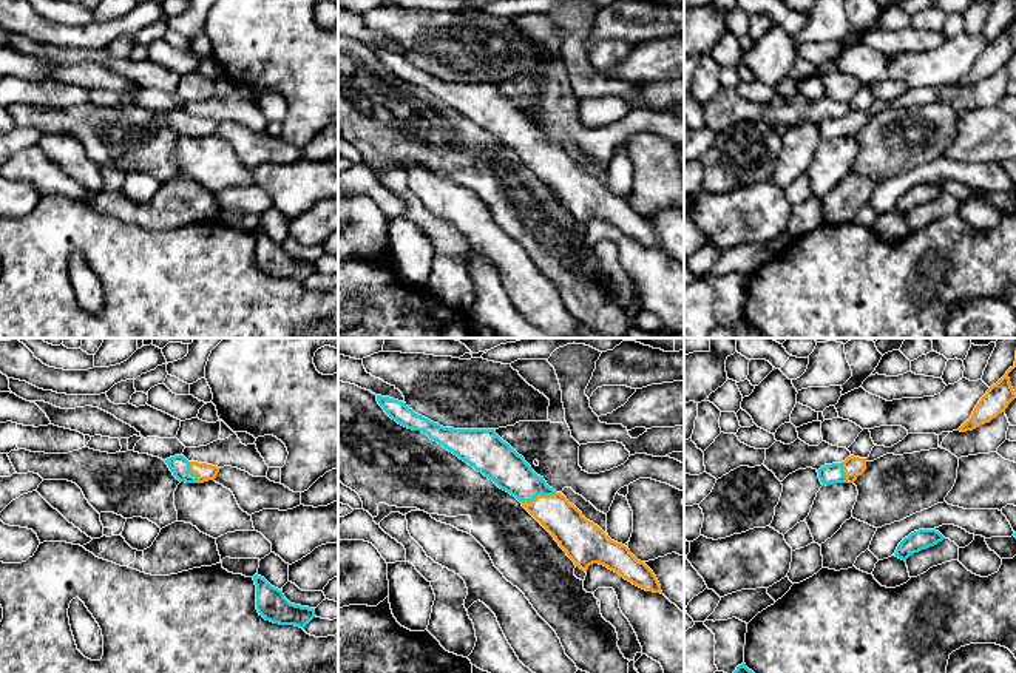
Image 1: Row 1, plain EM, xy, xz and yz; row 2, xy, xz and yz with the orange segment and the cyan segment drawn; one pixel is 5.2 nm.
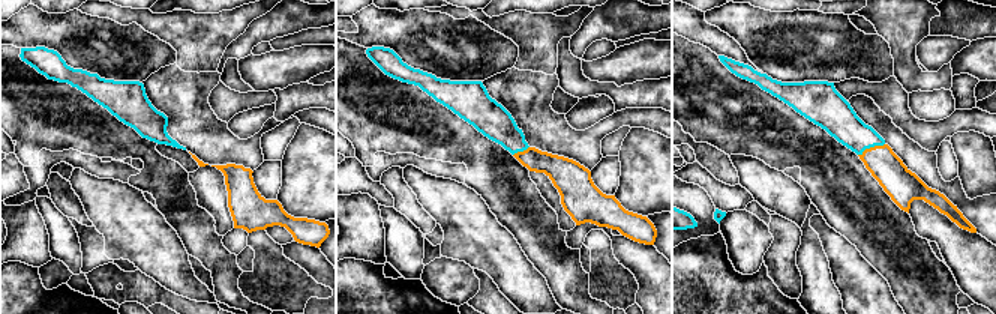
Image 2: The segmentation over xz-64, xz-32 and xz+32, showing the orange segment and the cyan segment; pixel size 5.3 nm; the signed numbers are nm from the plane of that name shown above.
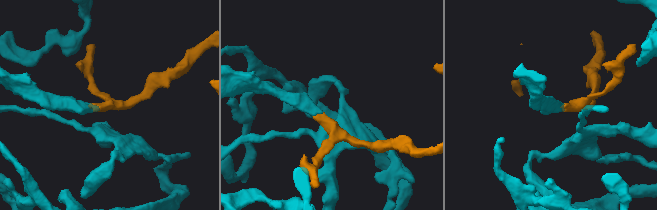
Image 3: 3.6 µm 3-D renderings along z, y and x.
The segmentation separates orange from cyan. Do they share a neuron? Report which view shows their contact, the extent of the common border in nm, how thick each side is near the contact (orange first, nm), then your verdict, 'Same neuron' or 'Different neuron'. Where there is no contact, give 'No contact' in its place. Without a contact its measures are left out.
Touches orange in xz. Shared border 190 nm. Thickness 190 nm (orange) against 200 nm. Same neuron

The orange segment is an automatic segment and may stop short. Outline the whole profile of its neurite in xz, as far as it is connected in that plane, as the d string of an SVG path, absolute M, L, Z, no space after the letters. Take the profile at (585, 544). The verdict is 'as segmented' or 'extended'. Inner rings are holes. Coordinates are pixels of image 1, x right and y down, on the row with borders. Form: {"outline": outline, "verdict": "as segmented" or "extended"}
{"outline": "M377 395L377 401L398 424L422 431L514 495L576 566L587 571L590 565L599 563L645 591L662 594L656 576L644 562L587 520L565 495L550 488L494 429L443 428L415 414L403 401L381 395Z", "verdict": "extended"}

